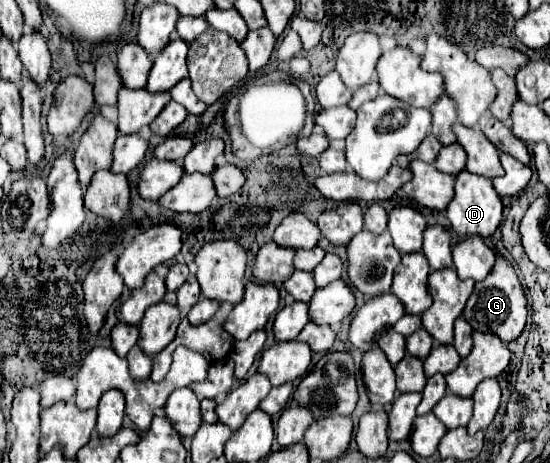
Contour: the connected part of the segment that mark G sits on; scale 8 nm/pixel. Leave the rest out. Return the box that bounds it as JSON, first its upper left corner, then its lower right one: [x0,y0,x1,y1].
[463,255,527,343]

